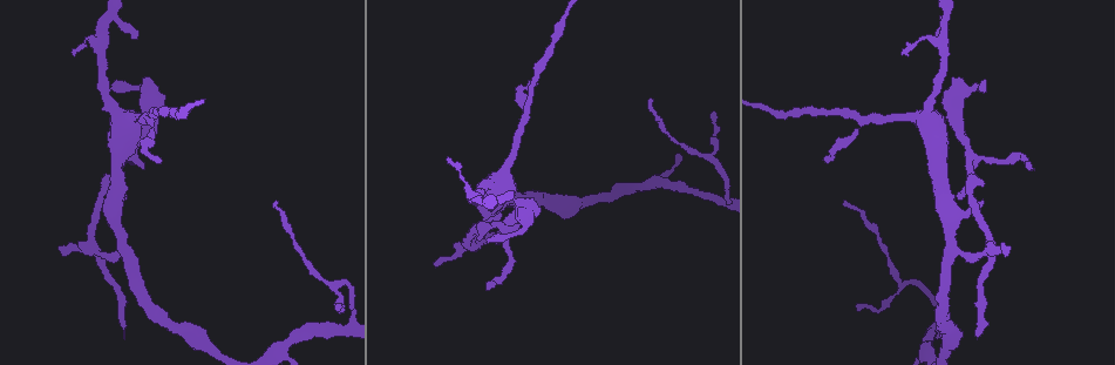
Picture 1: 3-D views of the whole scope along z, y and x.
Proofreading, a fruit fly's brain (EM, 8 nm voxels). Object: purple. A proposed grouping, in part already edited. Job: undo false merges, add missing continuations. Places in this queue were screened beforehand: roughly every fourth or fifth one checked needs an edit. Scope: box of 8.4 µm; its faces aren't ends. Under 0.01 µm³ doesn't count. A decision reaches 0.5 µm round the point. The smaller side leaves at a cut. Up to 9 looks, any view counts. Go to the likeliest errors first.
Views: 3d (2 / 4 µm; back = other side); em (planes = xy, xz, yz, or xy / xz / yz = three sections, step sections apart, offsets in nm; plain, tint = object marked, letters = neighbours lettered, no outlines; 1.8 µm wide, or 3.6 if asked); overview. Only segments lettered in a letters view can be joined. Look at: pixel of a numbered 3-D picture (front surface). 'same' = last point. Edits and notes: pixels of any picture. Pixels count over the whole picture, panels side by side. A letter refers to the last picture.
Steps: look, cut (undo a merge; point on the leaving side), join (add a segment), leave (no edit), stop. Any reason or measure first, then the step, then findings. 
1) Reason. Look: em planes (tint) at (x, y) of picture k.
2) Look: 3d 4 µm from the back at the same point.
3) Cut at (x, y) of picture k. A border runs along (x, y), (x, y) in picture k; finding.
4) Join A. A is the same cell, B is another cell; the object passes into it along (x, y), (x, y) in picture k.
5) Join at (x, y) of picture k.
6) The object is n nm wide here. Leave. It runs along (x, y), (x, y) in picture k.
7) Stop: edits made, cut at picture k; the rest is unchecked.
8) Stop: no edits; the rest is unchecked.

Look: em xy step 8 (plain) at (486, 288) of picture 1.

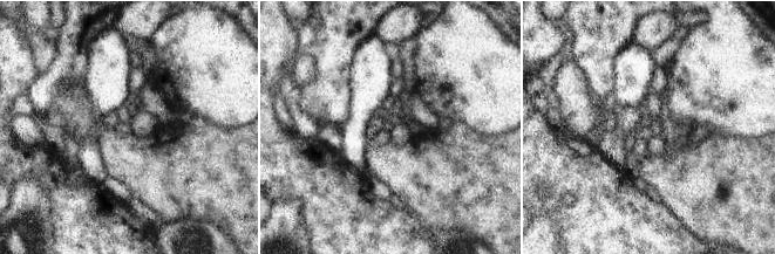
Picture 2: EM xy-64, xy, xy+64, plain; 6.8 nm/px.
Look: em xy step 8 (tint) at the same point.

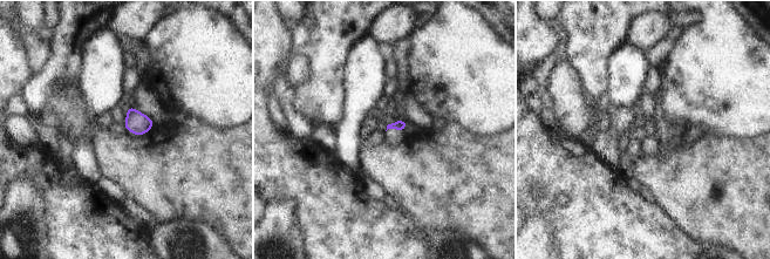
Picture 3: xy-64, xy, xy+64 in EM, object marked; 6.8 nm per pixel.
See the neighbours. Look: em xy step 8 (letters) at the same point.

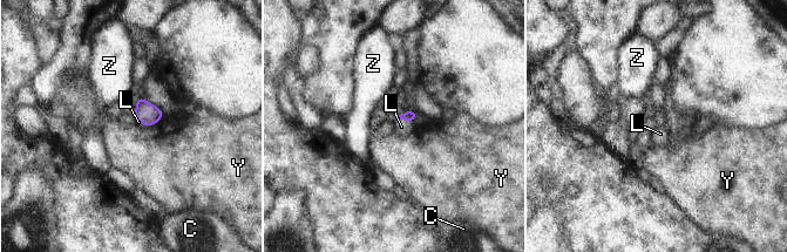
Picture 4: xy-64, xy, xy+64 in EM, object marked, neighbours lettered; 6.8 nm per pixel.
Join L. L is the same cell, C, Y and Z are other cells; the object passes into it along (409, 116), (404, 118), (401, 127) in picture 4; the cell continues.

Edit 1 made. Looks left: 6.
Redraw. Look: overview.

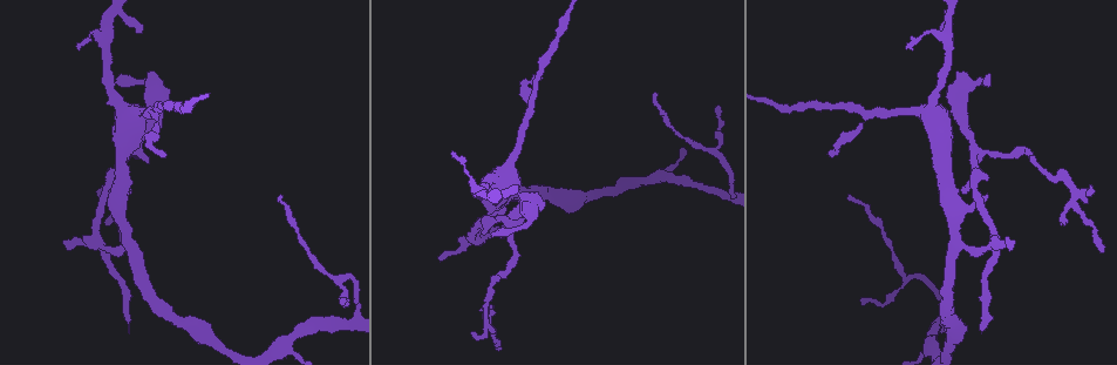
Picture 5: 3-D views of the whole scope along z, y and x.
Free end. Look: em planes (letters) at (129, 330) of picture 5.

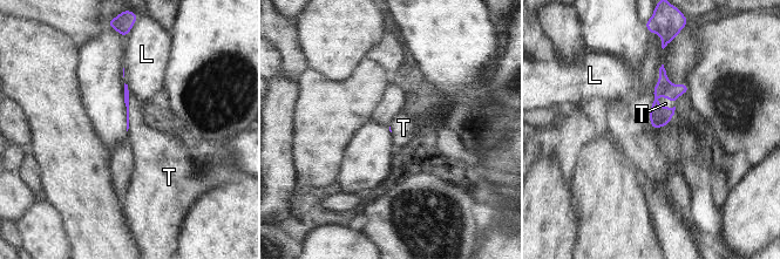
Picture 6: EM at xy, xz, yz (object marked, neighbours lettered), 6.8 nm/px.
Join T. T is the same cell, L is another cell; the object passes into it along (659, 116), (664, 108), (665, 103) in picture 6; it goes on there.

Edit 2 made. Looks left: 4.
See it whole again. Look: overview.

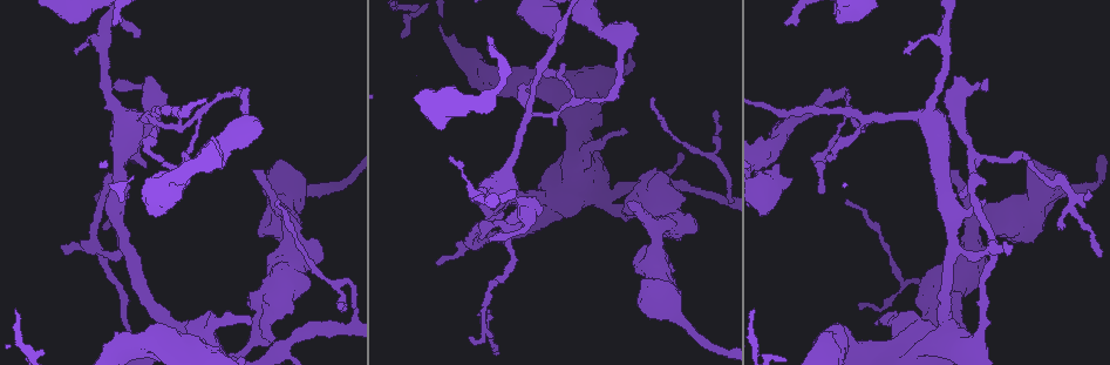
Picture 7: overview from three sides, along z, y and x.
Long arm stops here. Look: em planes (tint) at (488, 38) of picture 7.

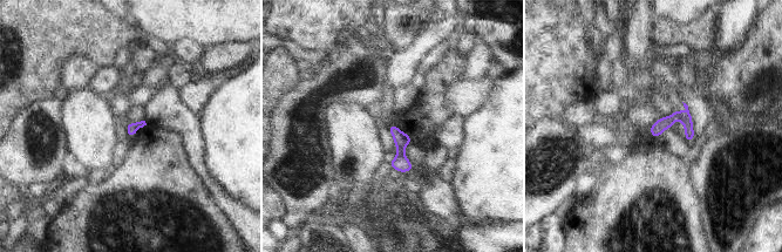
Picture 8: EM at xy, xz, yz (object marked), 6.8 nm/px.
Look: em planes (letters) at the same point.

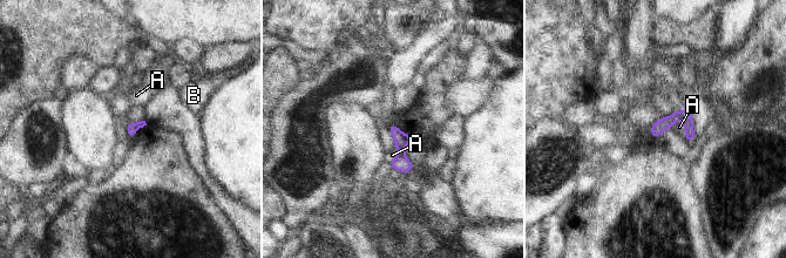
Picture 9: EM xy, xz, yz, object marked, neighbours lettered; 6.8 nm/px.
Leave. A and B are other cells; it runs along (393, 127), (410, 168) in picture 9; none of them fits.

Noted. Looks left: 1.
Stop: edits made, join at picture 4, join at picture 6; the rest is unchecked.

